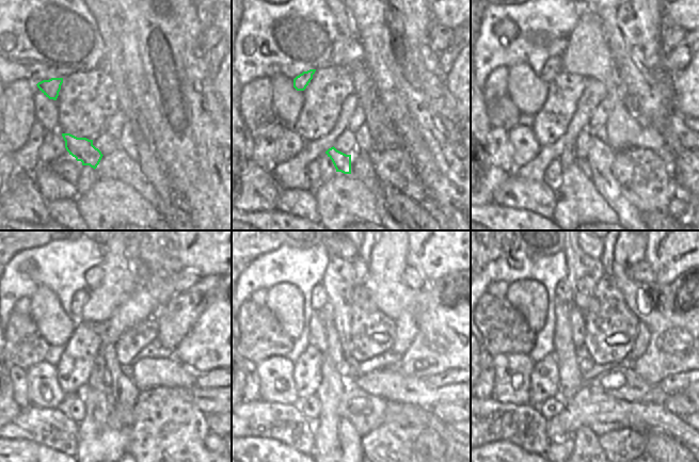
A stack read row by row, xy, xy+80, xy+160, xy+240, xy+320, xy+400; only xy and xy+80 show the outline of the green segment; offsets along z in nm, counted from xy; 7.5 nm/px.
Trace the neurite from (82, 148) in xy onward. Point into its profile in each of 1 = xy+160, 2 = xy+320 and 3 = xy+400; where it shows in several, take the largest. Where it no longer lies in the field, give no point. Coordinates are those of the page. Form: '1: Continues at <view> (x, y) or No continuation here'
1: Continues at xy+160 (581, 160)
2: Continues at xy+320 (349, 439)
3: Continues at xy+400 (586, 446).

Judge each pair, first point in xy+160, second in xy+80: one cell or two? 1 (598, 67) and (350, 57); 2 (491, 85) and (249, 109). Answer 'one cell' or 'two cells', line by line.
1: one cell
2: one cell

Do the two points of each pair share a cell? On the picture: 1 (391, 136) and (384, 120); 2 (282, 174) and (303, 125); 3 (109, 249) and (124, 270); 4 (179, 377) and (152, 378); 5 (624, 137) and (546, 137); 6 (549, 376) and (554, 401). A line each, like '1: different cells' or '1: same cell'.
1: same cell
2: different cells
3: same cell
4: same cell
5: different cells
6: different cells

